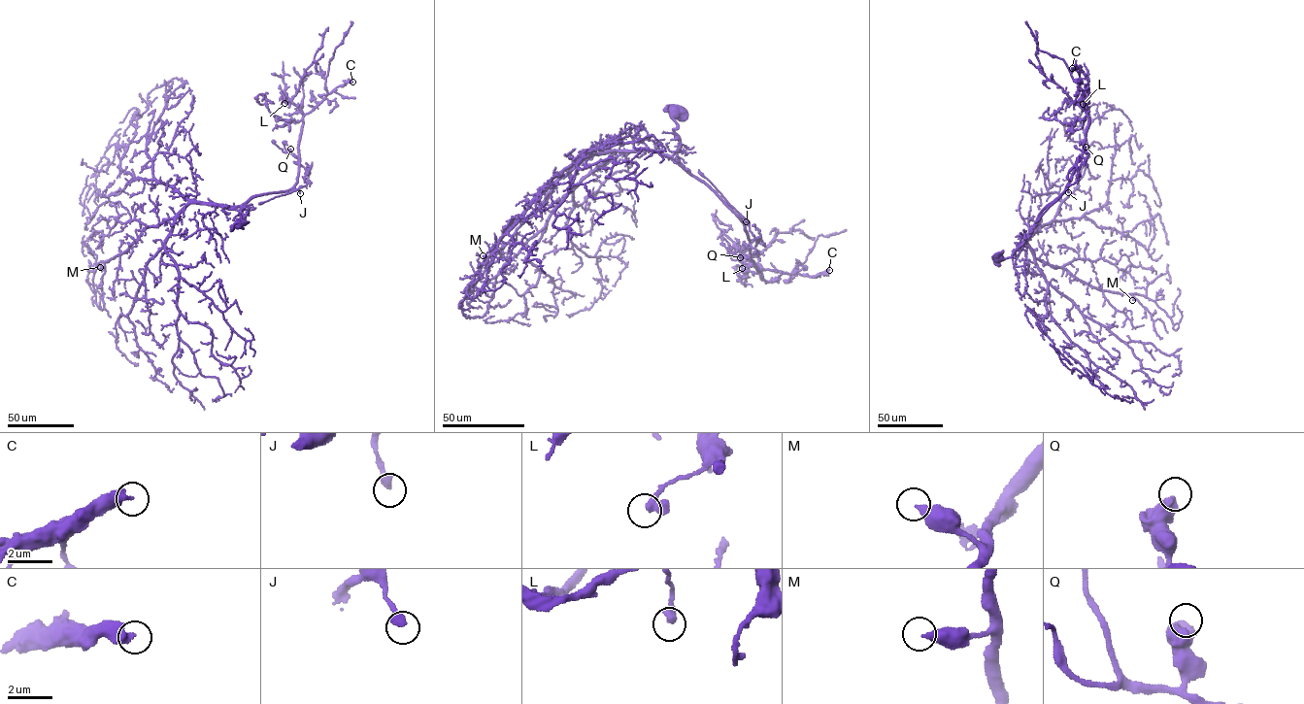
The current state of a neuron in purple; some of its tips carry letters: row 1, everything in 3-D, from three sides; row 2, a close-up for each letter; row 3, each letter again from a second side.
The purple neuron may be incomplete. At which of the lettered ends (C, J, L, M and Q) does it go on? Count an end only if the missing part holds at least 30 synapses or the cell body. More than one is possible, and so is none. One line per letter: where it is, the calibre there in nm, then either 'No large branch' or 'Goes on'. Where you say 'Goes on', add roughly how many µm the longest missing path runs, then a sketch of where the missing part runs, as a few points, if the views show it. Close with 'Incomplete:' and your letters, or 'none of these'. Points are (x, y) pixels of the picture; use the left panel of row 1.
C: Place: (352, 82). Thickness 500 nm. Goes on. Missing length about 80 µm. Course of what is missing: (352, 82), (364, 77), (388, 53), (403, 56), (407, 49)
J: Place: (300, 193). Thickness 400 nm. No large branch
L: Place: (284, 103). Thickness 420 nm. No large branch
M: Place: (100, 267). Thickness 380 nm. No large branch
Q: Place: (290, 149). Thickness 550 nm. No large branch
Incomplete: C

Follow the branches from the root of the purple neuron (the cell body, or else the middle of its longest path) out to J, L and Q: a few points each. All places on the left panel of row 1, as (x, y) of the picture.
J: (238, 223), (242, 228), (245, 217), (233, 208), (292, 187), (300, 164), (308, 176), (300, 193)
L: (238, 223), (242, 228), (245, 217), (233, 208), (296, 182), (302, 114), (284, 103)
Q: (238, 223), (242, 228), (245, 217), (233, 208), (296, 182), (299, 153), (290, 149)

